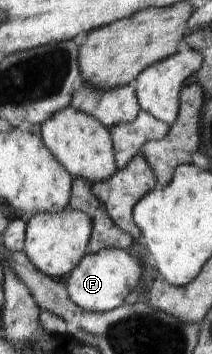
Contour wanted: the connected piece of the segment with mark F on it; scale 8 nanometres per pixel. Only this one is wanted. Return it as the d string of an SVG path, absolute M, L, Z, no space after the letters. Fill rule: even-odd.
M101 249L96 253L87 253L70 273L65 286L70 299L80 309L90 312L104 313L112 311L124 304L128 293L138 289L138 277L142 266L138 255L124 249Z

